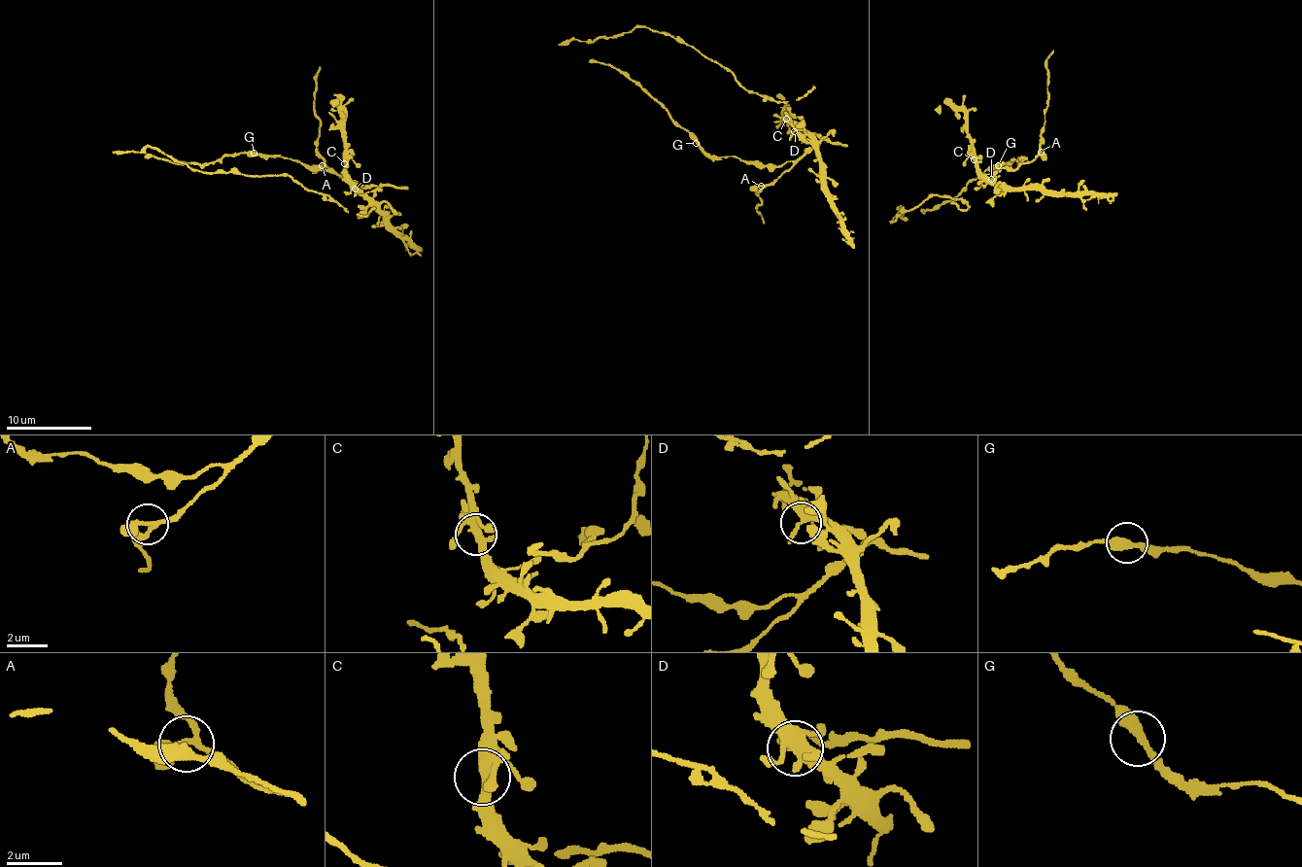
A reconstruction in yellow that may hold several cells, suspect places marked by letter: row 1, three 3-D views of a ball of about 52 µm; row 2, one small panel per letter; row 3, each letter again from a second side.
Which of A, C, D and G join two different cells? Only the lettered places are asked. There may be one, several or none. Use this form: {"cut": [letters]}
{"cut": []}

